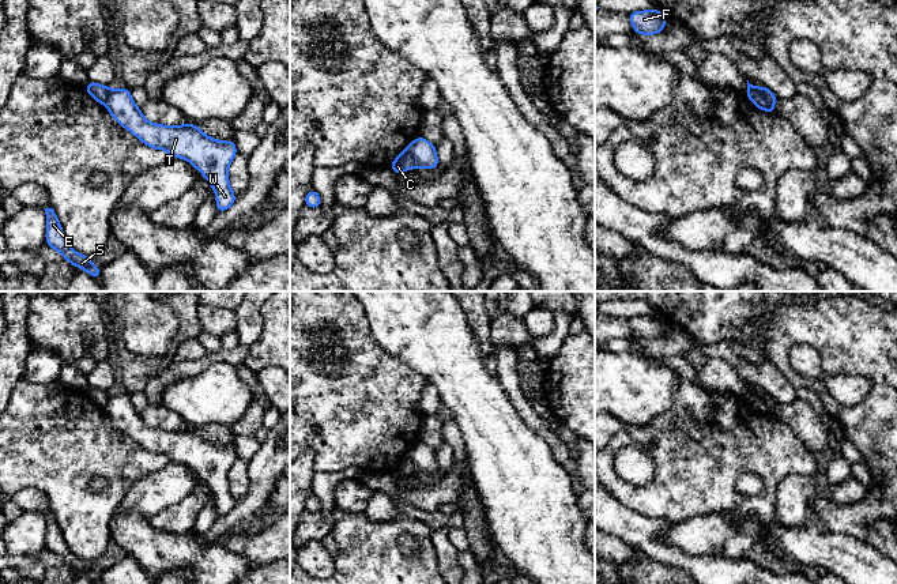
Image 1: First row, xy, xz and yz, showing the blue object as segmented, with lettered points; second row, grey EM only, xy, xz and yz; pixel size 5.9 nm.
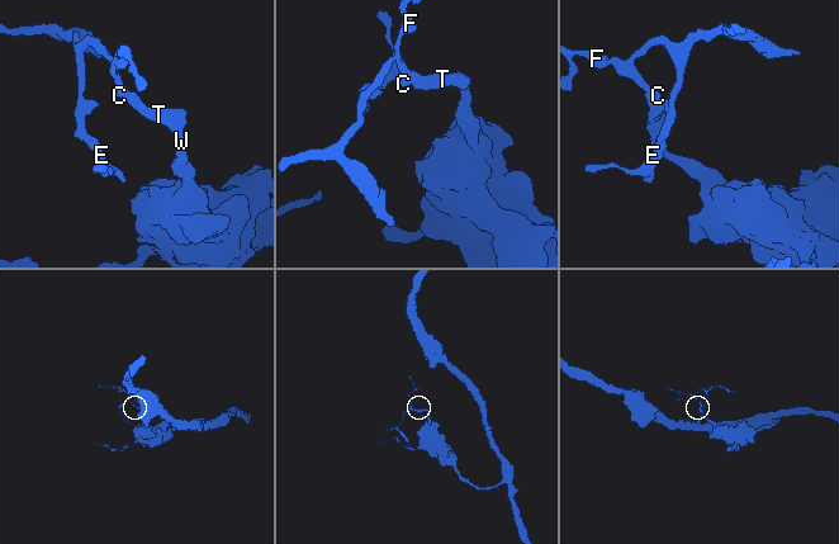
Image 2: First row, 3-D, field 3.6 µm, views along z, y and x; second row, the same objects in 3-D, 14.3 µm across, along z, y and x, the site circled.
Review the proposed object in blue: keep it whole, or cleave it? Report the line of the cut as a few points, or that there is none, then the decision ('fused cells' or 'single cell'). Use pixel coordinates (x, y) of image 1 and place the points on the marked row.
cut in yz along (749, 87), (761, 93), (772, 104); fused cells

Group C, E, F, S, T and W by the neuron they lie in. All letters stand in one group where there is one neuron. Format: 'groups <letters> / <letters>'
groups C E F S / T W

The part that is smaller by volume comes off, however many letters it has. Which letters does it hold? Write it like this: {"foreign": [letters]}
{"foreign": ["C", "E", "F", "S"]}

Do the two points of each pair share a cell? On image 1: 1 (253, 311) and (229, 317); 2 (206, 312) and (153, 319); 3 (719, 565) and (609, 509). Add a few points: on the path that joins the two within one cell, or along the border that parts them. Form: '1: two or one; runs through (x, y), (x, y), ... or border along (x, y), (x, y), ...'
1: two; border along (234, 309), (236, 330)
2: two; border along (198, 305), (200, 326)
3: one; runs through (692, 564), (658, 550), (636, 531)

